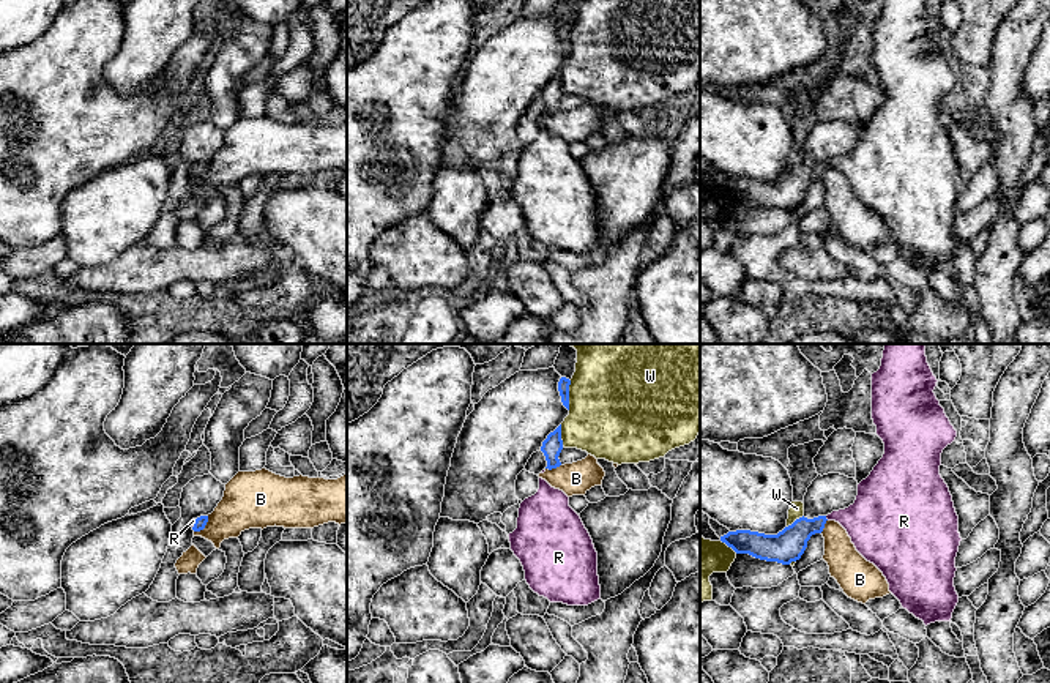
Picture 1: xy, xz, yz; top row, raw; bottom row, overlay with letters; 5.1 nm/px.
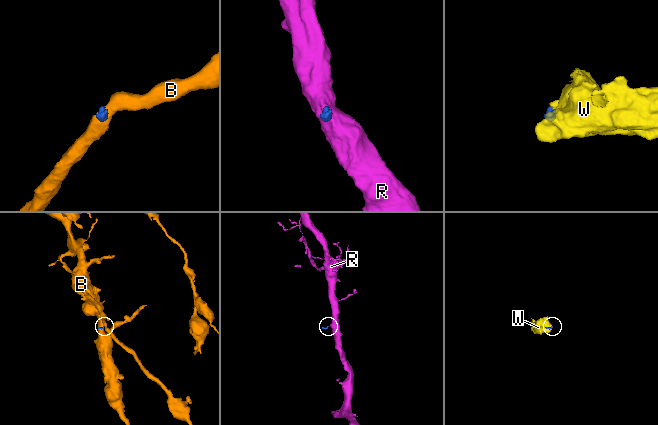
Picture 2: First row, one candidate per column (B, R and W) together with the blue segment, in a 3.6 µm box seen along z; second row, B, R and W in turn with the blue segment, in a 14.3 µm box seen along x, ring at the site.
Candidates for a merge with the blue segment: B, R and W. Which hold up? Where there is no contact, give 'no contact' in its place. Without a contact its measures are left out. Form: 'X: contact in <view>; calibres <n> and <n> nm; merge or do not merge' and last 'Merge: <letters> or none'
B: contact in xy; calibres 60 and 260 nm; do not merge
R: contact in yz; calibres 170 and 280 nm; merge
W: contact in xz; calibres 60 and 480 nm; do not merge
Merge: R

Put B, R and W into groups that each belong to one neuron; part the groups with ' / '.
B / R / W

